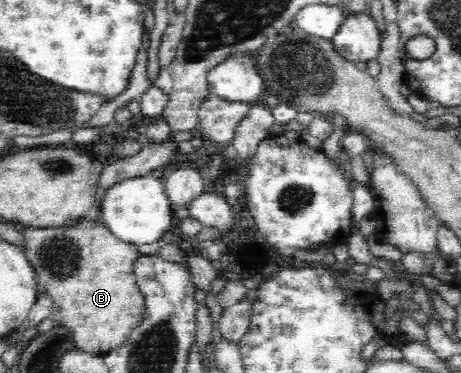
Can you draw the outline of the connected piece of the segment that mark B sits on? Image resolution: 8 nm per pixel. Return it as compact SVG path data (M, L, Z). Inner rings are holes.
M83 219L80 224L77 224L71 228L31 228L27 226L23 232L24 234L24 250L27 250L26 255L28 256L29 263L33 265L37 278L44 284L46 290L45 294L49 295L54 300L53 306L53 317L55 324L68 330L71 334L71 339L74 346L77 349L84 350L85 352L102 357L108 350L120 347L121 344L127 340L127 335L131 332L131 329L137 324L141 324L143 312L145 312L145 303L142 299L141 294L137 290L137 285L133 274L133 263L138 258L139 249L133 244L121 241L109 227L102 223L95 223L89 220Z

